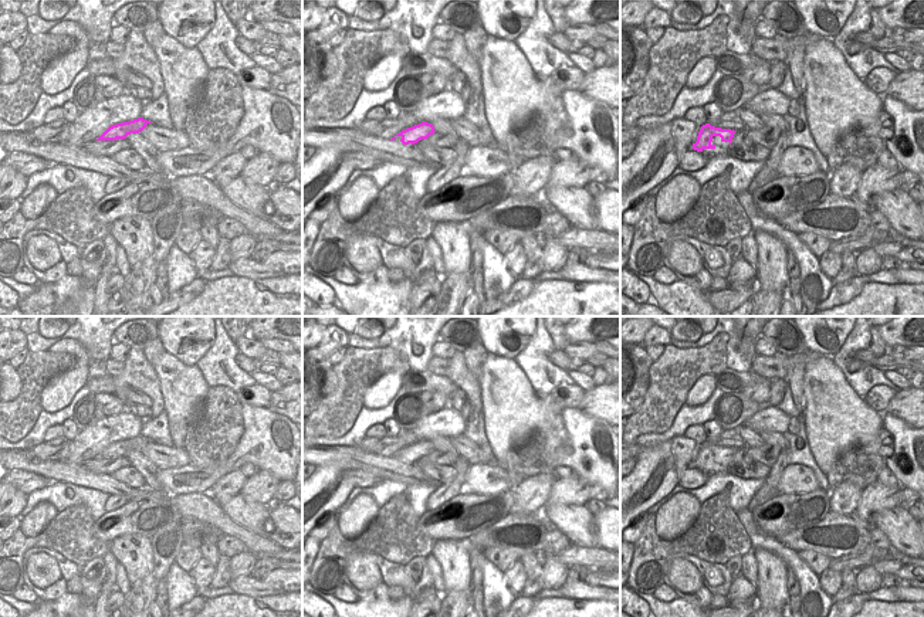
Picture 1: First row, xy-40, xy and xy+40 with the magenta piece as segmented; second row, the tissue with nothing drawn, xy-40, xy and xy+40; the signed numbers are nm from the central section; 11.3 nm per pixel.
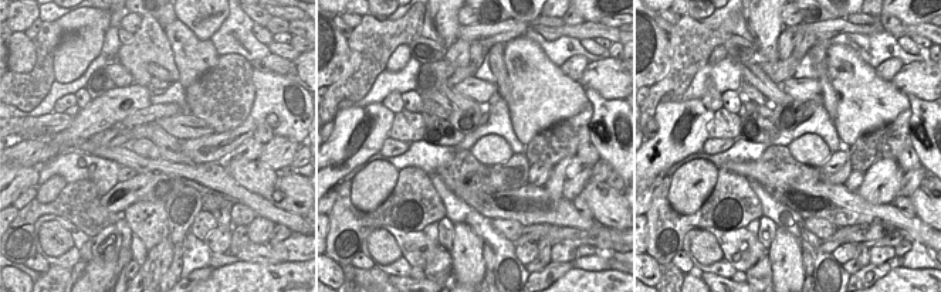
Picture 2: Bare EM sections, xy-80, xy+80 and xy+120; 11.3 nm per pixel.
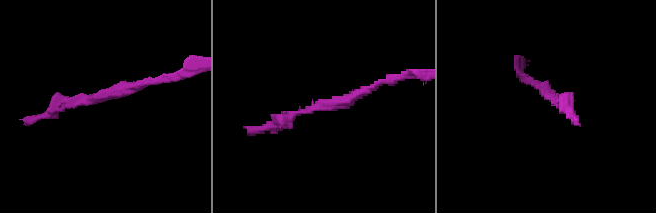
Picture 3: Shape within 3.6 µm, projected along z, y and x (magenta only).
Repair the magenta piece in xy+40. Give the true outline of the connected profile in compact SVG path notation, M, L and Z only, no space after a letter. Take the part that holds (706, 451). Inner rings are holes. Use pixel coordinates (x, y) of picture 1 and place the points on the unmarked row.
M705 441L701 444L697 460L693 461L693 467L697 469L703 469L704 467L715 467L713 462L713 455L720 454L721 460L728 460L731 462L735 448L731 447L721 447Z

